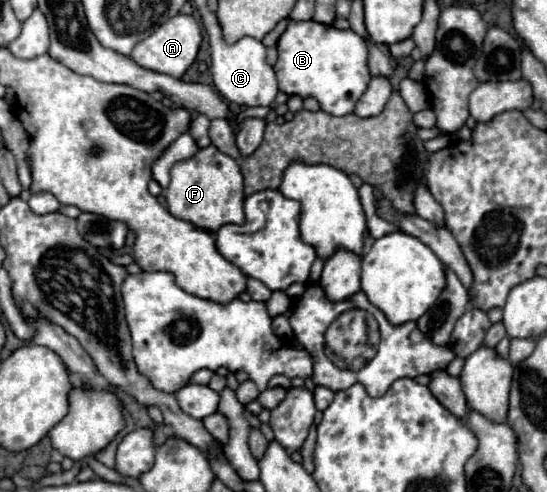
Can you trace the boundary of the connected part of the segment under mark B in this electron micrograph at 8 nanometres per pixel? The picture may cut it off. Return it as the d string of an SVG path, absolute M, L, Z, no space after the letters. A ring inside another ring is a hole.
M289 21L285 33L277 43L279 61L275 63L275 75L279 81L279 91L287 95L299 95L301 99L315 99L321 111L329 115L349 115L355 103L365 93L369 85L367 51L365 39L355 31L341 31L331 25L317 21Z

